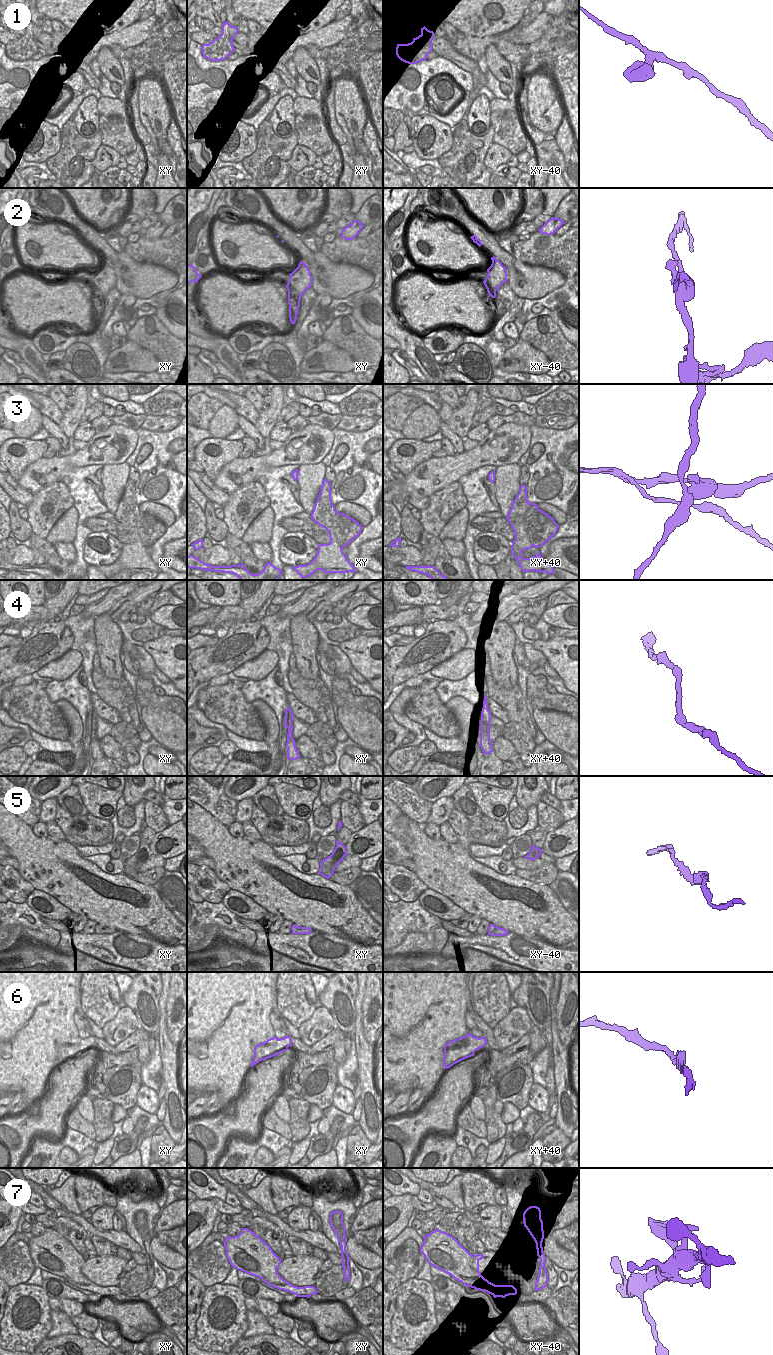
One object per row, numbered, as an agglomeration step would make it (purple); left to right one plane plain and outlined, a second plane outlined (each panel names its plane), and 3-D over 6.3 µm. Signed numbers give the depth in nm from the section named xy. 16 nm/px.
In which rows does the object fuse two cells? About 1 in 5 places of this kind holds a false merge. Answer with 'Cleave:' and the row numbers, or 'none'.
Cleave: 2, 3

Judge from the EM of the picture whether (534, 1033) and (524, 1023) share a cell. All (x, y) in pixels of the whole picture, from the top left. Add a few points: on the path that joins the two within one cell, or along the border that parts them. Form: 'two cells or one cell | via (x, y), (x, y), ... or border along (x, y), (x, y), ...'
two cells | border along (531, 1023), (531, 1027), (527, 1032)

